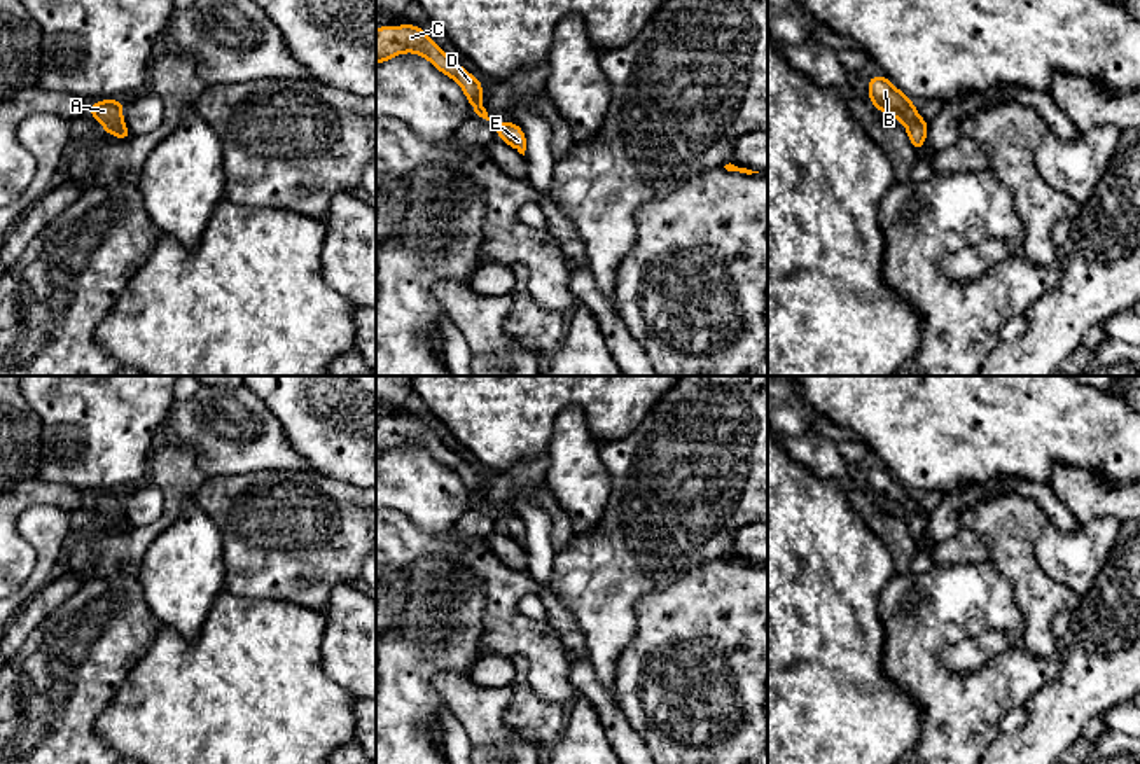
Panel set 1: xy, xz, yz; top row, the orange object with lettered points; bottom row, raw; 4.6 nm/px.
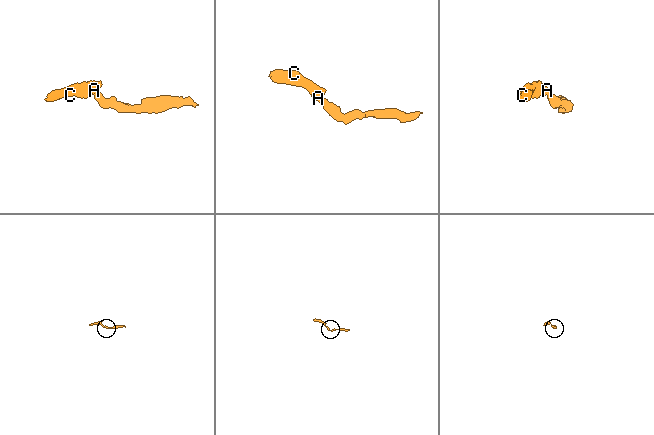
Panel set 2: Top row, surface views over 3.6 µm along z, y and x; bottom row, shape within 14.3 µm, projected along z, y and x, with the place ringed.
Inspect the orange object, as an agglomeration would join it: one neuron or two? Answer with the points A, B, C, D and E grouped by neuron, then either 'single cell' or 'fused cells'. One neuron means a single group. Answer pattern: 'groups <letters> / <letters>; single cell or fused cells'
groups A B C D E; single cell

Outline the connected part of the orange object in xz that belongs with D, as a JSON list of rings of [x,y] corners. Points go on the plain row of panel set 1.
[[[407,414],[404,418],[381,418],[376,421],[376,456],[399,448],[400,444],[418,444],[439,463],[460,476],[474,504],[490,512],[481,497],[484,477],[456,453],[446,448],[439,437],[421,420]]]

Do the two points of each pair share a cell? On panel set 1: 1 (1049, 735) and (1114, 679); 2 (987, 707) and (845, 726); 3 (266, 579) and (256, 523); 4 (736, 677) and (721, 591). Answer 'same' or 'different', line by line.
1: same
2: different
3: same
4: same

